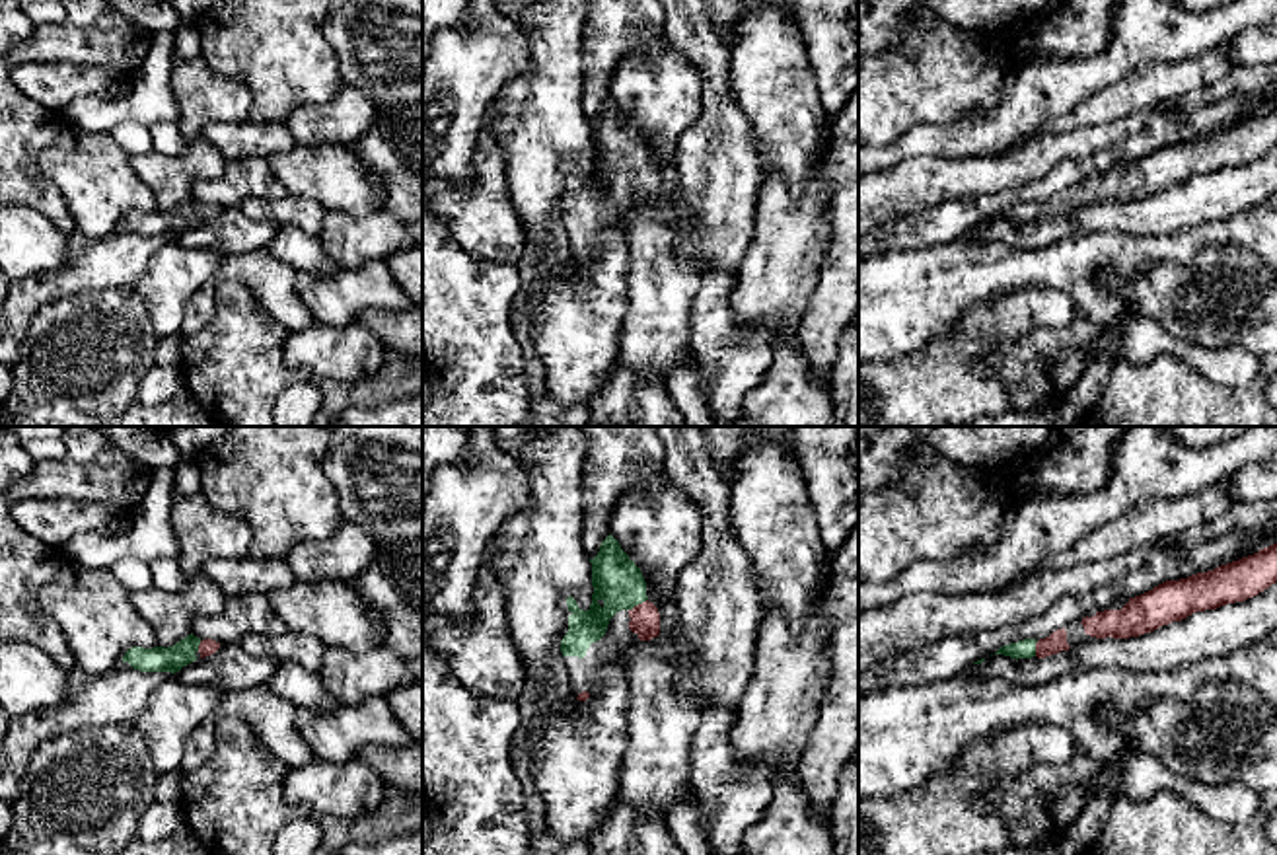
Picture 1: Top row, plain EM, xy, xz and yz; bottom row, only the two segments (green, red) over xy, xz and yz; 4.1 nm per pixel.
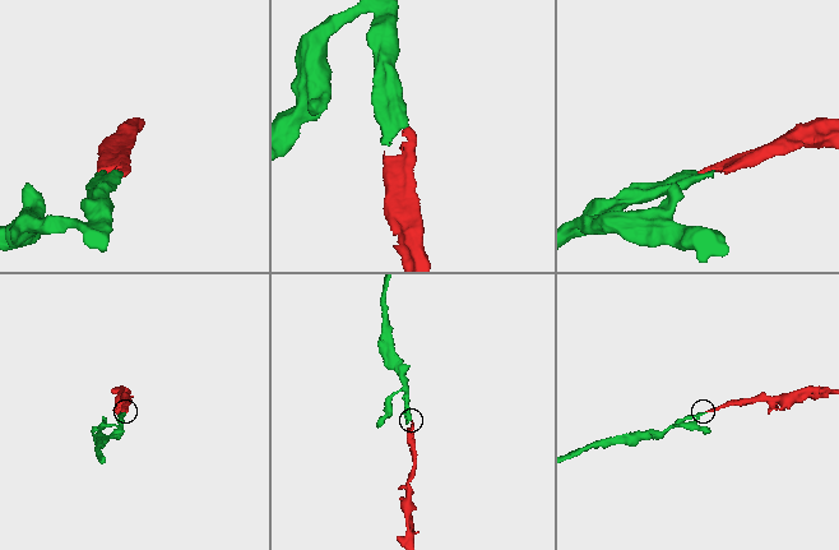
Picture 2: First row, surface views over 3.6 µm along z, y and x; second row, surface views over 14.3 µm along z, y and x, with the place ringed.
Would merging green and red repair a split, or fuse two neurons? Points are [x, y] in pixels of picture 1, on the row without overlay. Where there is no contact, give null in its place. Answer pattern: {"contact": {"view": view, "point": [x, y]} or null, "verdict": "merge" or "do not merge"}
{"contact": {"view": "xz", "point": [637, 168]}, "verdict": "merge"}

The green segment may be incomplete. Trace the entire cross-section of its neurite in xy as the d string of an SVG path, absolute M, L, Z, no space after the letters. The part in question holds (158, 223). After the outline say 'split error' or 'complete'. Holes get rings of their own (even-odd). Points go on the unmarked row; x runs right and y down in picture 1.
M193 197L175 206L173 210L142 212L132 210L125 216L123 226L128 226L140 236L179 236L183 230L195 226L199 220L210 220L220 212L212 203L201 204Z; split error

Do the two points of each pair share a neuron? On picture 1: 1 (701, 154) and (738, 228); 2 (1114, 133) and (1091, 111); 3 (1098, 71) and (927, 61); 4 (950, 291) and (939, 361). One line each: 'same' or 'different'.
1: same
2: different
3: different
4: different

